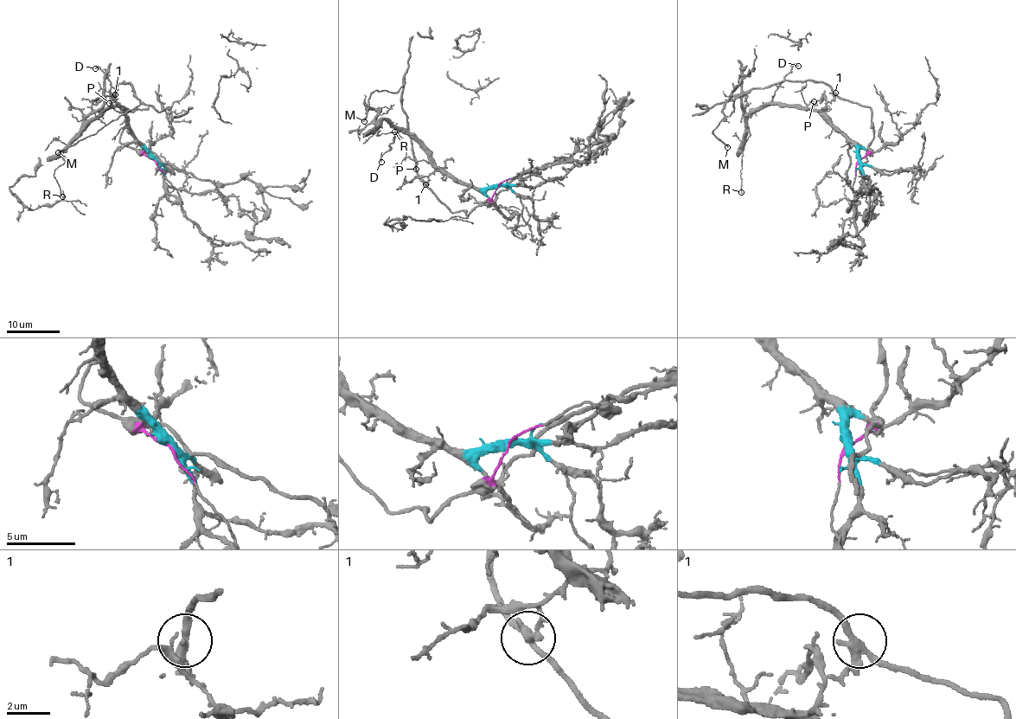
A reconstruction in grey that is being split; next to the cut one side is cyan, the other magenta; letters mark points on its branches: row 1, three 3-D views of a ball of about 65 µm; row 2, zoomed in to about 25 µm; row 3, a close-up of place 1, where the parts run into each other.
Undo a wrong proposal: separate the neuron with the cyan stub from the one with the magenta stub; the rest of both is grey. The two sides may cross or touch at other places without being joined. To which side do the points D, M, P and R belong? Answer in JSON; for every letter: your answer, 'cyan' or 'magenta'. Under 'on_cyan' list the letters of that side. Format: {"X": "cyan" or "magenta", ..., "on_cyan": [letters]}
{"D": "cyan", "M": "magenta", "P": "cyan", "R": "cyan", "on_cyan": ["D", "P", "R"]}

